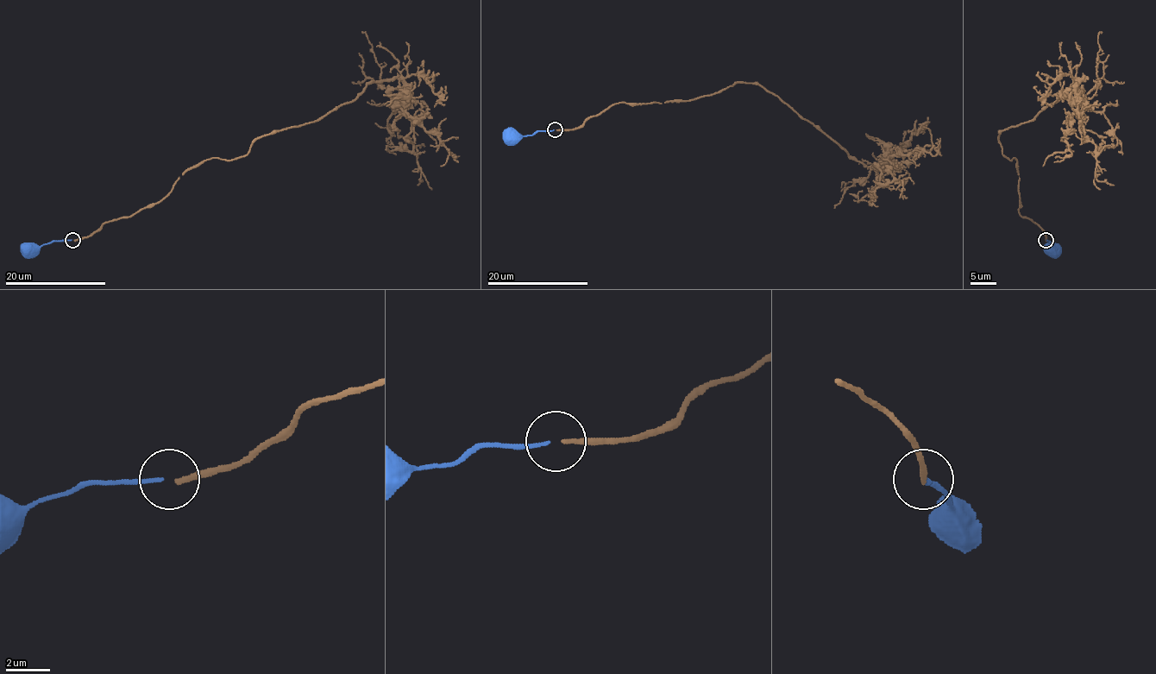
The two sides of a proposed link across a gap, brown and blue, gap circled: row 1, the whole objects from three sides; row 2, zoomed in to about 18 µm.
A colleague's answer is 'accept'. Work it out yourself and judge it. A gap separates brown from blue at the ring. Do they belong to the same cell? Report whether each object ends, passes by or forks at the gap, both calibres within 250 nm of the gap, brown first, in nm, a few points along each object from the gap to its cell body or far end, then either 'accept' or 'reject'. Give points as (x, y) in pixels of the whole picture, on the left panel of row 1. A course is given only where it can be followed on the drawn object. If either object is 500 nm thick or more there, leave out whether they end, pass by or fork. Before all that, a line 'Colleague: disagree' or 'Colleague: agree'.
Colleague: disagree
brown ends | blue ends | 220/150 nm | brown via (73, 239), (158, 203), (204, 161), (243, 156), (255, 141), (396, 78), (417, 185) | blue via (71, 239), (53, 241), (29, 248) | reject

